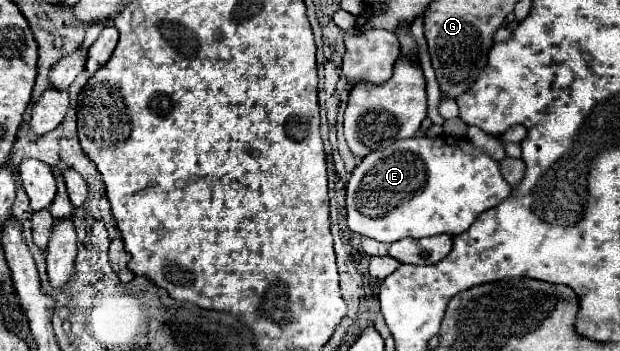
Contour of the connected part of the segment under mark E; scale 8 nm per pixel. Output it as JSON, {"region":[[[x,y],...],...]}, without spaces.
{"region":[[[440,135],[436,139],[412,137],[396,141],[388,149],[370,153],[352,171],[352,177],[346,185],[348,227],[354,233],[360,233],[382,243],[394,243],[404,237],[420,239],[438,233],[458,235],[464,229],[468,229],[482,211],[496,207],[508,195],[510,187],[502,179],[498,163],[484,151],[476,149],[468,139],[458,139],[450,135]]]}

